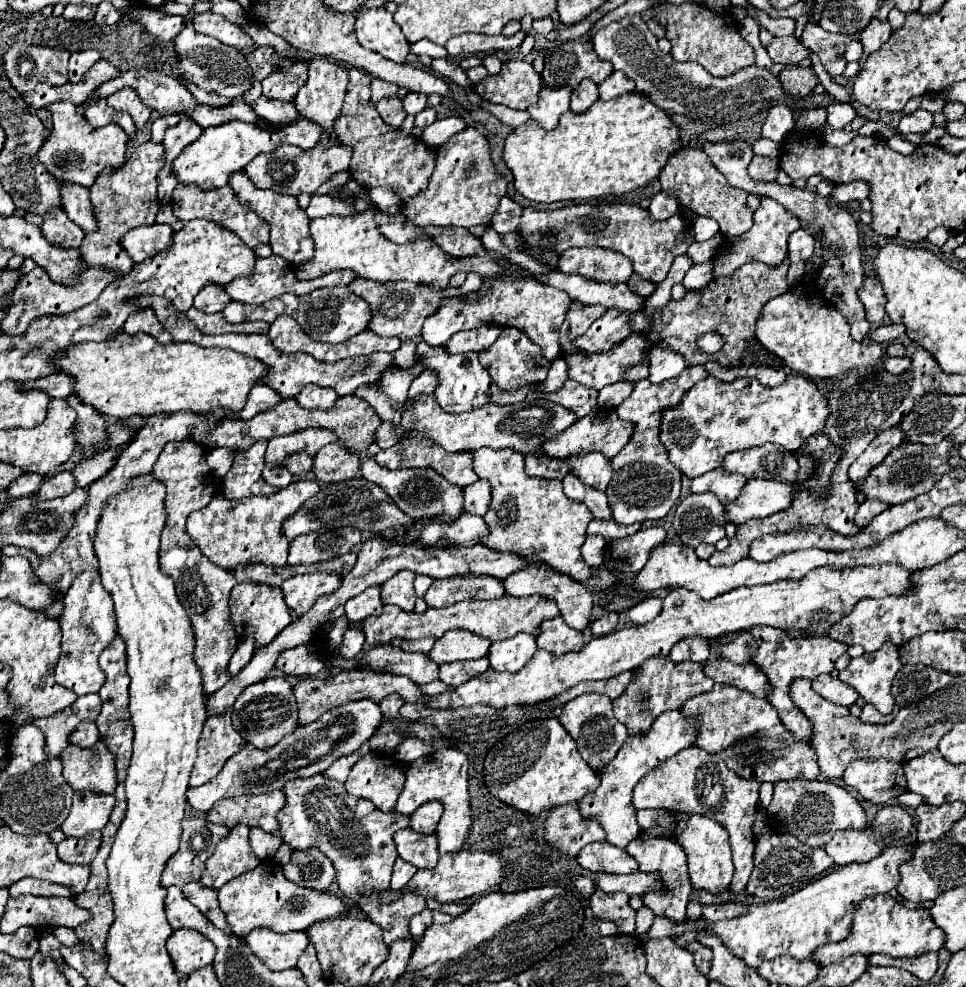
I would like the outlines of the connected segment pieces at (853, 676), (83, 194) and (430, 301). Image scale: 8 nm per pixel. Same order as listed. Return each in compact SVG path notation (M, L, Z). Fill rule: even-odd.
M885 642L879 650L871 652L871 654L861 654L859 658L851 658L849 666L839 672L839 680L853 686L857 690L857 694L867 702L873 704L881 714L889 714L891 712L891 680L895 678L897 670L901 668L901 662L897 658L897 646L891 642Z
M65 182L61 188L61 196L63 196L63 210L67 212L67 216L85 232L91 234L97 230L97 220L93 214L93 206L89 202L89 190L79 186L79 184L71 184Z
M355 278L355 282L349 284L351 290L355 290L355 294L359 294L369 306L371 306L371 322L369 322L369 330L389 338L389 336L397 336L401 340L401 348L393 354L393 360L397 366L411 366L415 362L415 346L419 342L421 336L421 324L423 320L433 314L441 300L447 296L457 296L457 290L453 286L447 286L445 290L433 290L429 286L423 284L415 284L415 282L373 282L373 280L365 280L365 278Z

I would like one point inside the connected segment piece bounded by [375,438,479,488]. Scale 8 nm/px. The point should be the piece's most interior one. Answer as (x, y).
(412, 452)

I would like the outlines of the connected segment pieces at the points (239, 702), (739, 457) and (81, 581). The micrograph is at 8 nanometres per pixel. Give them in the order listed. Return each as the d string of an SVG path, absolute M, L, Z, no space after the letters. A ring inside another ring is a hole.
M265 678L261 682L255 682L247 686L239 694L239 698L233 704L231 720L235 730L241 734L241 738L255 748L267 748L279 742L285 734L293 732L299 722L297 722L297 702L293 698L291 684L285 678Z
M767 444L743 452L731 452L721 466L725 472L741 474L745 478L775 478L793 480L797 472L797 460L793 452L783 450L783 446Z
M95 568L95 570L87 570L87 572L79 574L75 578L75 582L71 584L63 604L65 604L65 610L63 610L63 616L59 620L61 656L59 656L59 662L57 662L55 672L53 672L55 682L59 686L75 692L77 696L97 692L105 682L105 674L99 668L97 658L117 632L111 594L107 594L107 590L103 588L101 578L99 578L99 570Z

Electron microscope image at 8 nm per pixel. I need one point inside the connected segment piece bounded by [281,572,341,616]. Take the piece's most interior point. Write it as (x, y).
(300, 592)

